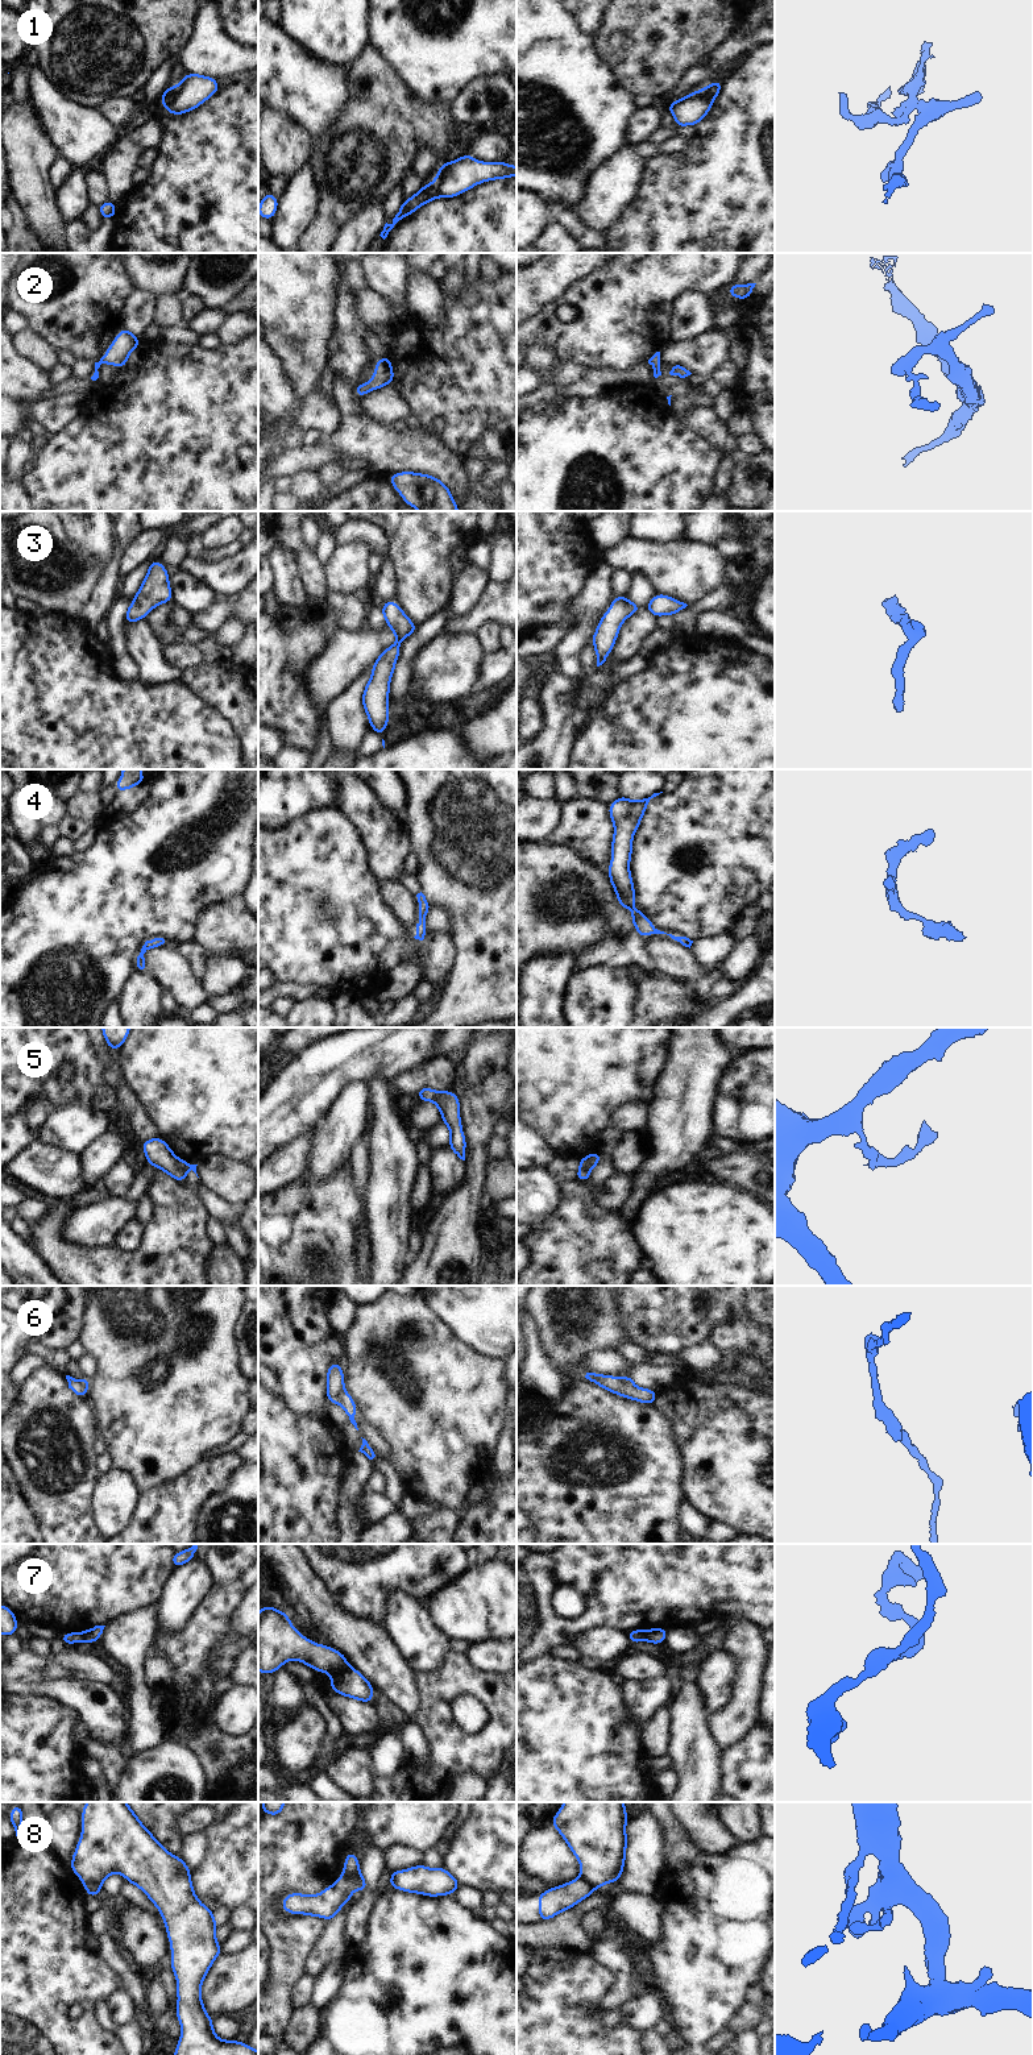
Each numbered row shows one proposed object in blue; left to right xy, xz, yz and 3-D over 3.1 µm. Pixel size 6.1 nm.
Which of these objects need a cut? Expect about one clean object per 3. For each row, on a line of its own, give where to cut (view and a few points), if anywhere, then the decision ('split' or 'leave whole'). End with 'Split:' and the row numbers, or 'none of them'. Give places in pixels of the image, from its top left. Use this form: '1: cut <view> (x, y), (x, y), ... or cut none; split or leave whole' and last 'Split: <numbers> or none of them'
1: cut xy (177, 87), (174, 98), (169, 103), (162, 104); split
2: cut none; leave whole
3: cut none; leave whole
4: cut none; leave whole
5: cut xy (177, 1158), (175, 1166), (185, 1175); split
6: cut xz (344, 1389), (339, 1394), (337, 1402); split
7: cut xz (348, 1667), (334, 1674); split
8: cut xy (100, 1884), (84, 1885); split
Split: 1, 5, 6, 7, 8

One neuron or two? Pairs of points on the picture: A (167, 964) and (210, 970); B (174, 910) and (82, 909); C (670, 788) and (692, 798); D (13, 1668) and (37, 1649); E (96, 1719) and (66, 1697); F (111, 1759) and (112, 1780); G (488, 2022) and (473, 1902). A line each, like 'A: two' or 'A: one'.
A: two
B: one
C: two
D: two
E: one
F: one
G: two

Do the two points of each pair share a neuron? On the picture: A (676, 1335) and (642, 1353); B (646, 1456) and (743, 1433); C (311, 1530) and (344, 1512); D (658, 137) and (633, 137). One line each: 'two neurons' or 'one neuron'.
A: two neurons
B: two neurons
C: two neurons
D: two neurons

